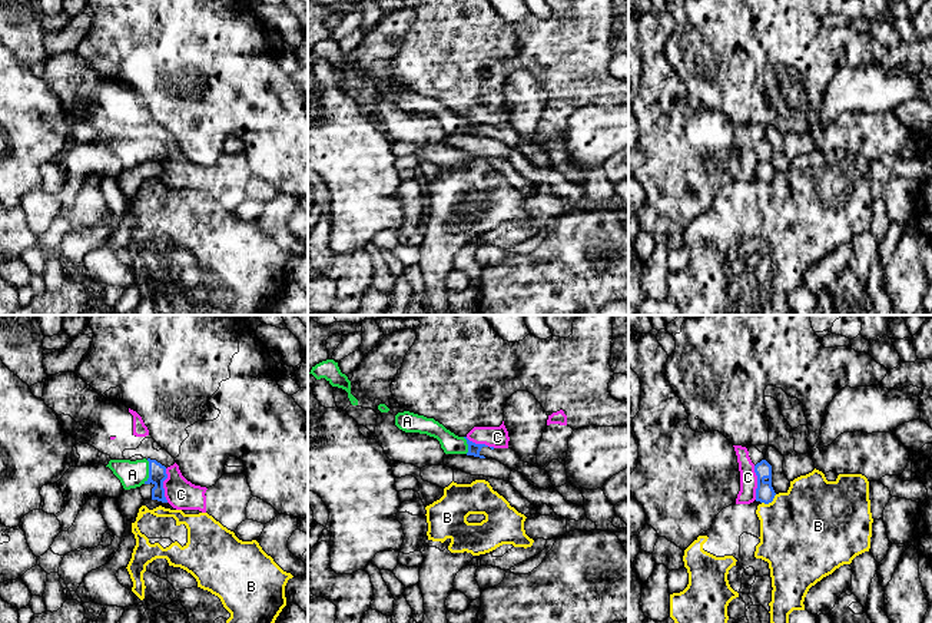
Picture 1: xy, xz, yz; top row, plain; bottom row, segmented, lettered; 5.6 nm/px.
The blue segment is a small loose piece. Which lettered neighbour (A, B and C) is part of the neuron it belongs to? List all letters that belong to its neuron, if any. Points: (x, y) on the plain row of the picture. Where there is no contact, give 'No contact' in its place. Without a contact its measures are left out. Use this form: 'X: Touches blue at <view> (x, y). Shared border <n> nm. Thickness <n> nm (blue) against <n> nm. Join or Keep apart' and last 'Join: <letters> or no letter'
A: Touches blue at xy (149, 151). Shared border 140 nm. Thickness 100 nm (blue) against 150 nm. Join
B: Touches blue at yz (769, 181). Shared border 100 nm. Thickness 110 nm (blue) against 480 nm. Keep apart
C: Touches blue at xy (162, 165). Shared border 190 nm. Thickness 100 nm (blue) against 170 nm. Keep apart
Join: A

